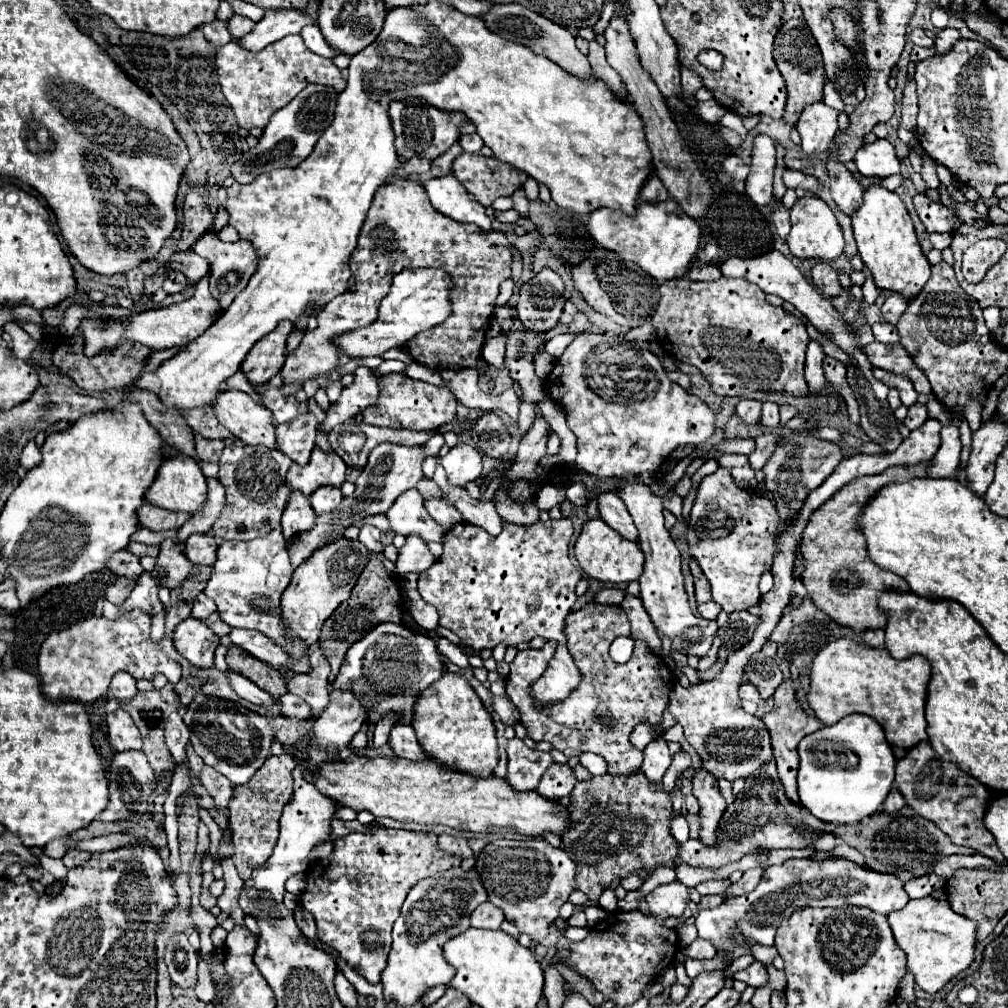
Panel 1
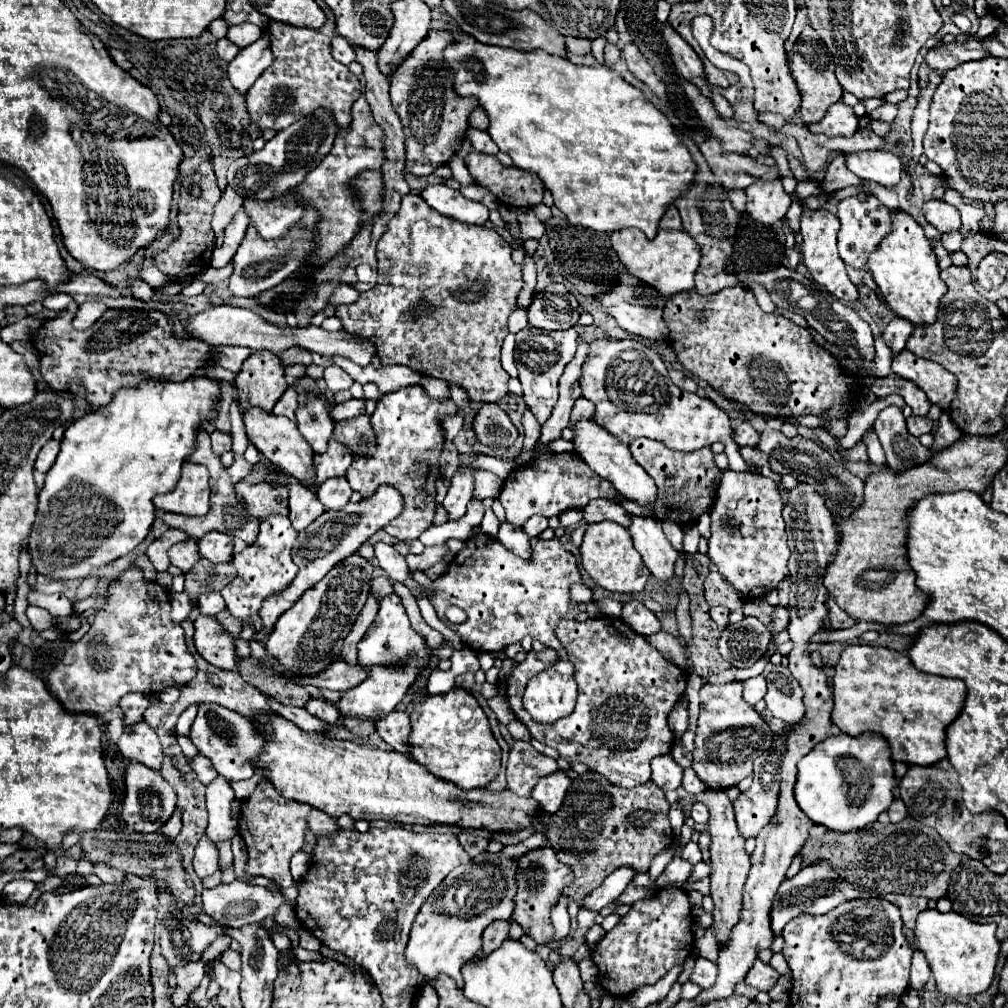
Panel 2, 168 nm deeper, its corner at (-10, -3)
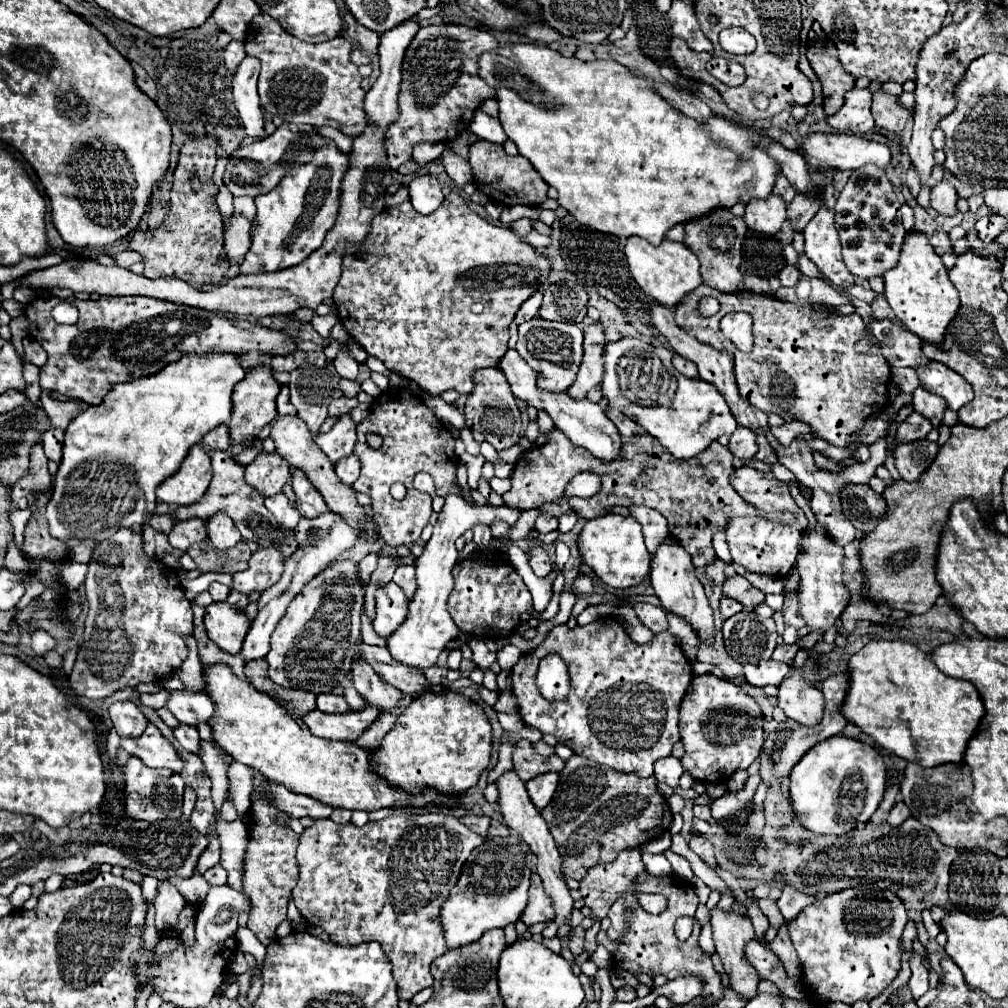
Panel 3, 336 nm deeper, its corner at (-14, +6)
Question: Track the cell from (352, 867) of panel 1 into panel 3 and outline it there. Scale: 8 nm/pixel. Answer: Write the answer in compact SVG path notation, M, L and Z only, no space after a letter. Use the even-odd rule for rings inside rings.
M444 813L392 815L376 823L366 823L364 827L354 827L352 823L338 825L330 819L318 819L300 835L300 879L292 897L302 917L312 925L320 925L330 935L330 941L340 945L380 941L392 963L398 997L410 1001L424 987L432 987L430 963L446 951L440 907L448 899L450 889L456 885L468 855L484 841L484 835L472 833L458 817Z

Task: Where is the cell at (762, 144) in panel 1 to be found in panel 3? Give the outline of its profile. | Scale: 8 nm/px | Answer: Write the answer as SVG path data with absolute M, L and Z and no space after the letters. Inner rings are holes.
M770 195L766 201L756 201L746 207L744 221L750 231L758 235L776 235L784 223L786 203L778 195Z

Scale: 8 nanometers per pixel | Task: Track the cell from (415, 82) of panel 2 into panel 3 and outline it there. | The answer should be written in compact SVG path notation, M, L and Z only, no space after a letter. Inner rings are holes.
M428 25L414 35L402 63L398 119L388 127L384 141L388 167L392 171L410 161L414 145L422 141L448 143L456 139L468 129L480 105L496 97L496 89L478 75L480 55L496 47L498 41L490 31L464 25Z

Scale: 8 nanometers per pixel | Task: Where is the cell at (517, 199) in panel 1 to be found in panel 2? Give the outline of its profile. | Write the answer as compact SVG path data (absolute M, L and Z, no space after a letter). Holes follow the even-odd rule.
M518 210L518 222L522 228L522 240L528 240L528 238L540 240L546 232L546 226L536 218L532 210Z

